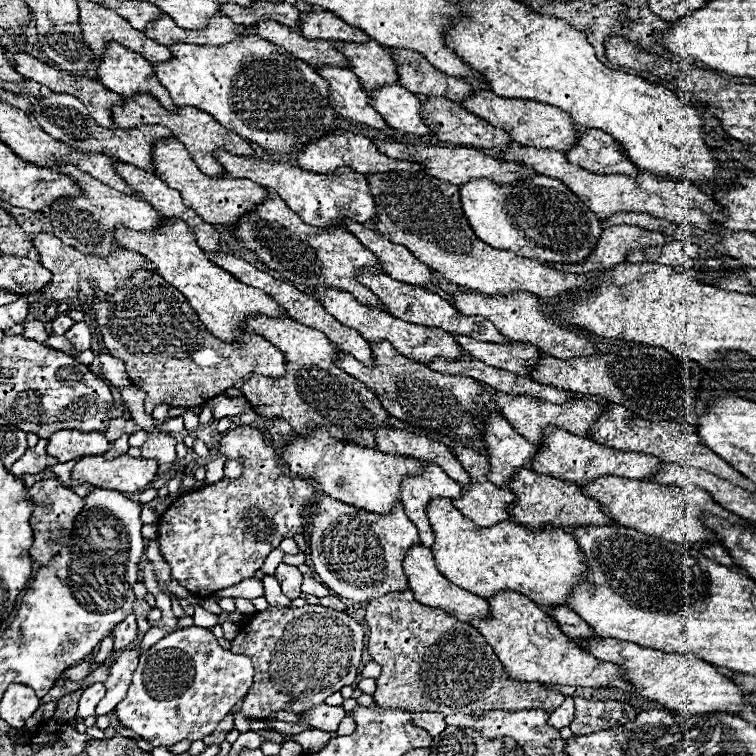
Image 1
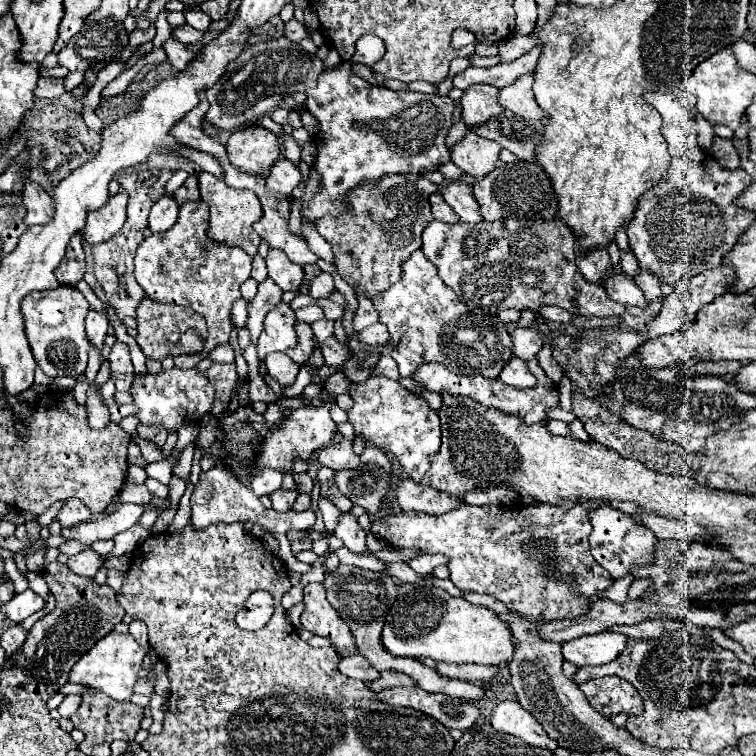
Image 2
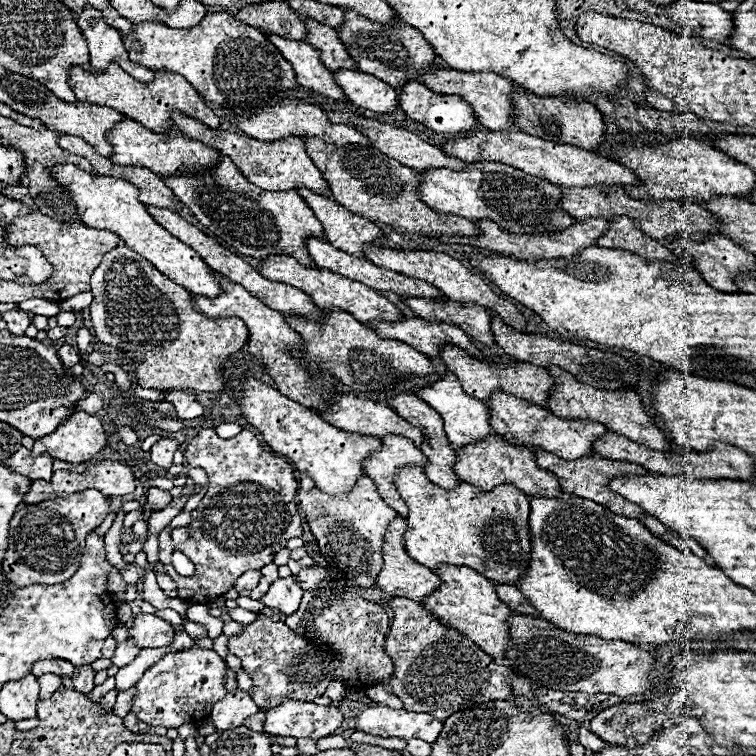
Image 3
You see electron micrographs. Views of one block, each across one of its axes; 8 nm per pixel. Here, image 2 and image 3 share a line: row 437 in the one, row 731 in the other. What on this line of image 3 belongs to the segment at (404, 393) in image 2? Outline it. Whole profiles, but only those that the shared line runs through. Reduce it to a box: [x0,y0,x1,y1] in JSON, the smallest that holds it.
[356,704,442,744]

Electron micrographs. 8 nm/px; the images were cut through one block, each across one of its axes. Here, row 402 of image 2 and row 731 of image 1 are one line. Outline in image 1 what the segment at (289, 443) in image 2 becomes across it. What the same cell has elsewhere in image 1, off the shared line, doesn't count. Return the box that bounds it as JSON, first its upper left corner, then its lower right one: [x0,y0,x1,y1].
[298,704,346,732]

